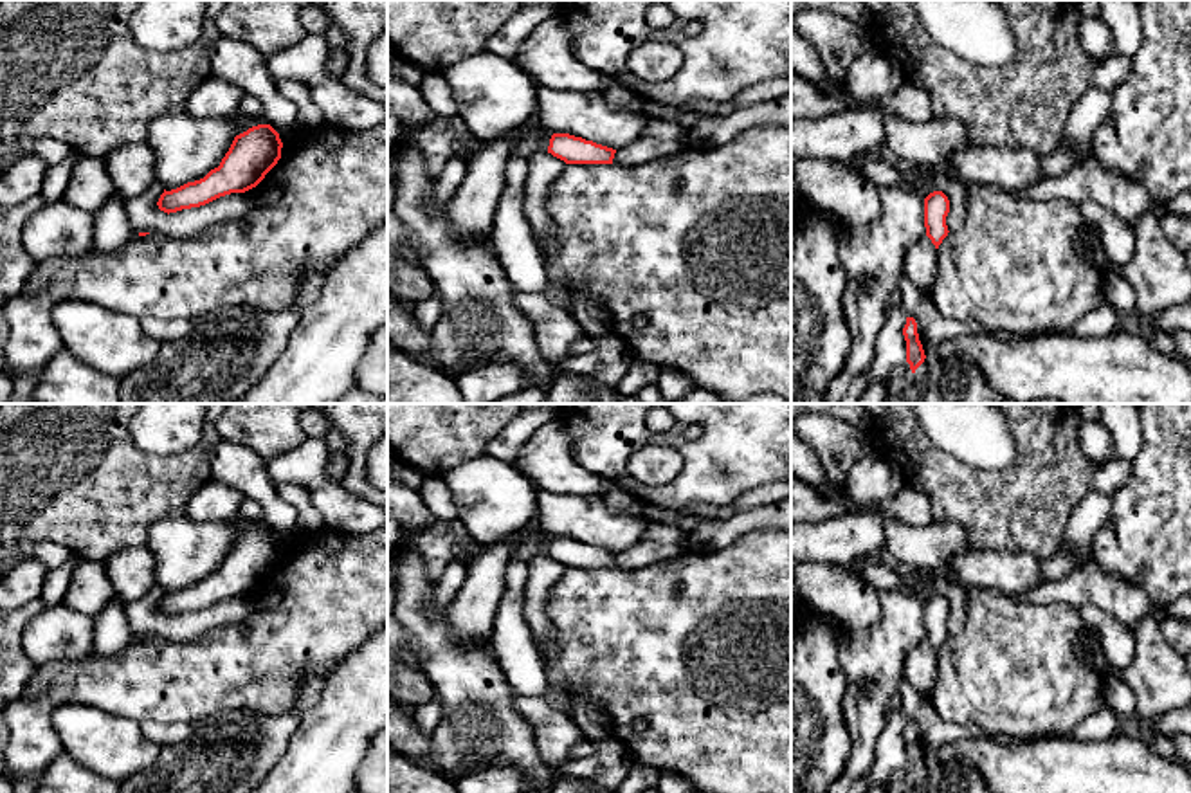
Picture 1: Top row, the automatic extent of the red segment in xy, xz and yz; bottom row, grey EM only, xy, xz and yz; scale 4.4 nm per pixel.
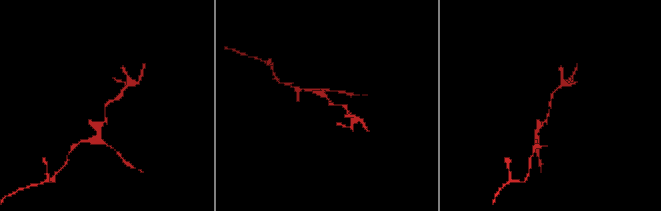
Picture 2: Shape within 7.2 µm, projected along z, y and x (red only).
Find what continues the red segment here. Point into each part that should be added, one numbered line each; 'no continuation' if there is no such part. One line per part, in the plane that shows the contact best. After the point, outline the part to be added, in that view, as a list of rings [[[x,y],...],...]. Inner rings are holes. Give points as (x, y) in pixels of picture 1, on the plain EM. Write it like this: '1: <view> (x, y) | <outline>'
no continuation

